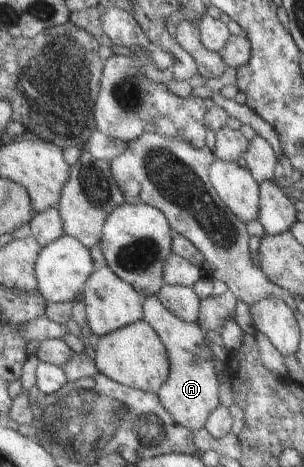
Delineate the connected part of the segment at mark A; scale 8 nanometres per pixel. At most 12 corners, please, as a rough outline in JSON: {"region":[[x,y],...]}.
{"region":[[144,298],[142,319],[168,356],[156,392],[195,432],[219,404],[210,340],[197,322]]}

